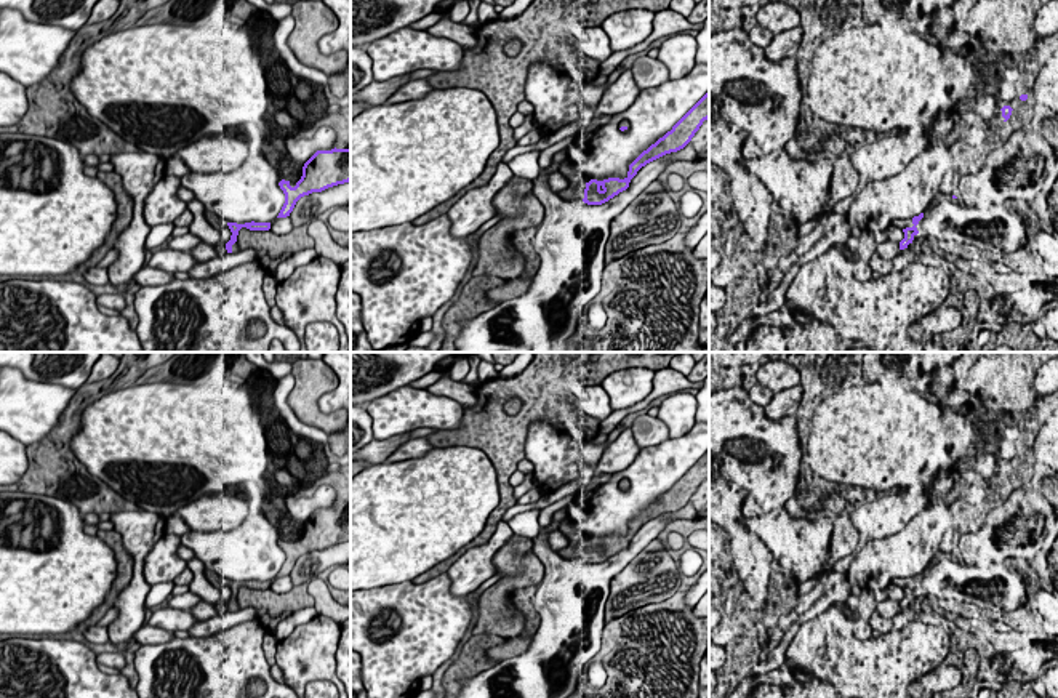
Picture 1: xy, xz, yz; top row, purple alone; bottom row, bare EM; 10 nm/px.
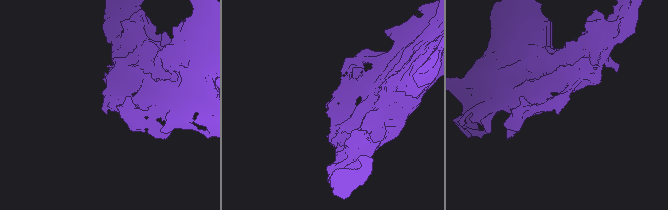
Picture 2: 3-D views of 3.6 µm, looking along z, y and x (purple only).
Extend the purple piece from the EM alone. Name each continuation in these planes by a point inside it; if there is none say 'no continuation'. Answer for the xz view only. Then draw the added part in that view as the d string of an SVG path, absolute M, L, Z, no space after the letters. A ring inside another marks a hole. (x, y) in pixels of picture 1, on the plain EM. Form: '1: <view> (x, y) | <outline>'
1: xz (577, 543) | M565 517L560 522L559 530L567 536L568 546L557 551L557 554L565 560L575 560L584 557L584 548L586 548L586 533L583 533L571 517Z

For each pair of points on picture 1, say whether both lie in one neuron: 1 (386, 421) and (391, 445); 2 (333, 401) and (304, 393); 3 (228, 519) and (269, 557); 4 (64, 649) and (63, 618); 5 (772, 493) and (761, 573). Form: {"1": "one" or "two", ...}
{"1": "two", "2": "two", "3": "two", "4": "two", "5": "two"}

